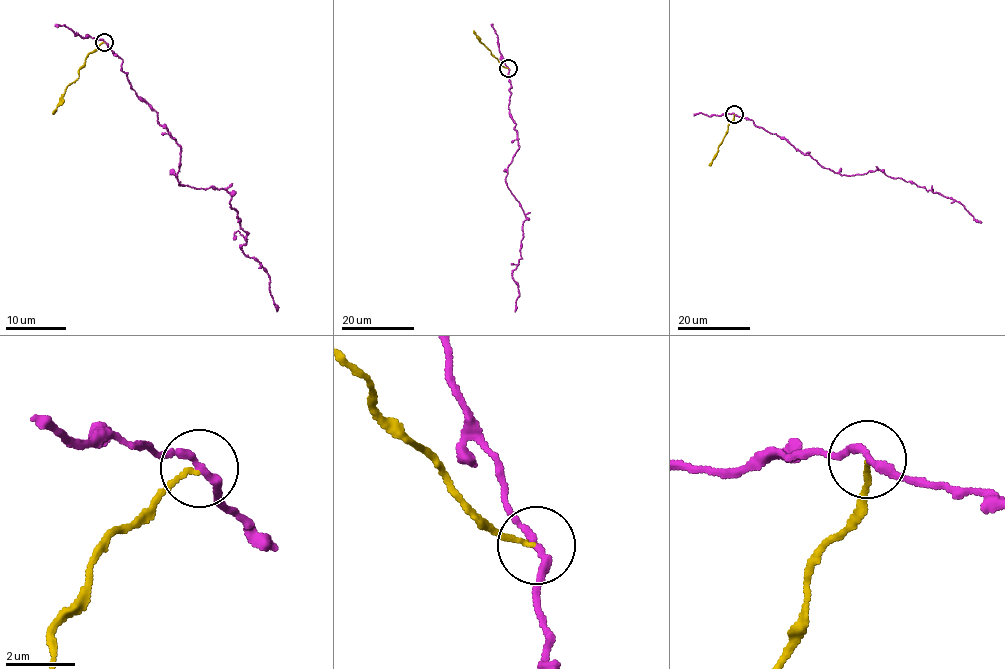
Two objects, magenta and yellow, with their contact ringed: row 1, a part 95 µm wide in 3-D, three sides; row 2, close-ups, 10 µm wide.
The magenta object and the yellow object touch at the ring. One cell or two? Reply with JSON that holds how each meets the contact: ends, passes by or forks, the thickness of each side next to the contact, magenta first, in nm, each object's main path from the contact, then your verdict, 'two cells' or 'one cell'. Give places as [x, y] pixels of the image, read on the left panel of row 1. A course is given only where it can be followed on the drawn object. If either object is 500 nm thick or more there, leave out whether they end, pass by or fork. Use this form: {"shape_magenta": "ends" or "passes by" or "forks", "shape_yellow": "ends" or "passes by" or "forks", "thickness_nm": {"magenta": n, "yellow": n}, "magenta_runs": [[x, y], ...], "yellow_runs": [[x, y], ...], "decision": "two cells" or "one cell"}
{"shape_magenta": "passes by", "shape_yellow": "ends", "thickness_nm": {"magenta": 200, "yellow": 120}, "magenta_runs": [[104, 41], [132, 89], [180, 145], [179, 185], [228, 193], [247, 235], [241, 249], [269, 277], [277, 311]], "yellow_runs": [[104, 43], [84, 59], [79, 78], [66, 87], [52, 113]], "decision": "two cells"}

